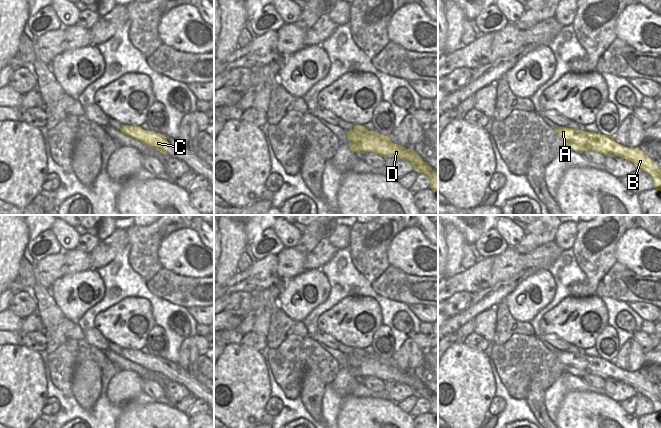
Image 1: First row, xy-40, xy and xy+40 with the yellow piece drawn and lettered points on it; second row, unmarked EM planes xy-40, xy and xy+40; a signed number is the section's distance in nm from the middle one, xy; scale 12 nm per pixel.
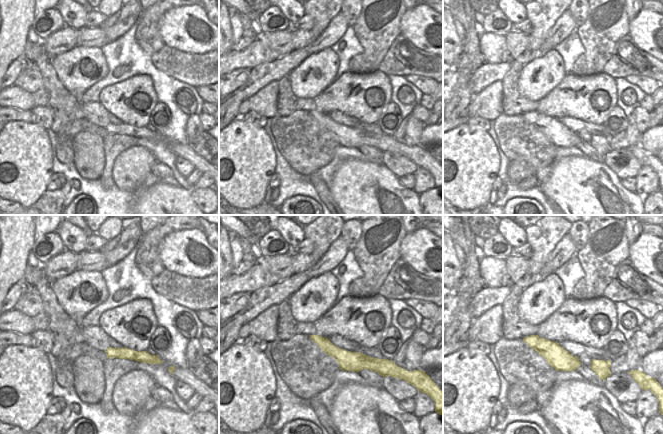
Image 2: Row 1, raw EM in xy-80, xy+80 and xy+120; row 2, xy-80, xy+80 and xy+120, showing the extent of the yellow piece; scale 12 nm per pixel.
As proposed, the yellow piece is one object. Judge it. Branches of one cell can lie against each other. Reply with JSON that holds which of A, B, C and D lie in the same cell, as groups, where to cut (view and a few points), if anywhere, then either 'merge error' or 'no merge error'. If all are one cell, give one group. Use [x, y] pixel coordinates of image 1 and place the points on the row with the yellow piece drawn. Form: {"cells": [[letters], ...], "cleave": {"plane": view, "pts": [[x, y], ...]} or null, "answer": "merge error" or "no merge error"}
{"cells": [["A"], ["B", "C", "D"]], "cleave": {"plane": "xy", "pts": [[353, 130], [359, 131], [364, 137], [355, 147], [357, 152]]}, "answer": "merge error"}

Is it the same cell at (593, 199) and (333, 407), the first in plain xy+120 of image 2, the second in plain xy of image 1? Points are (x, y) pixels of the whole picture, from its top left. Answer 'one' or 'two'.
two

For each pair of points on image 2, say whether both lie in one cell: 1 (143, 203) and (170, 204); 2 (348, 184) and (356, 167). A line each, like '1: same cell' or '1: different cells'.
1: same cell
2: same cell

